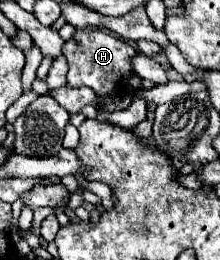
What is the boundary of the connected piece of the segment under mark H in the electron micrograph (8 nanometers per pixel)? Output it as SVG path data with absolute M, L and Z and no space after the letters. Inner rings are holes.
M78 30L72 40L68 40L62 48L68 58L68 84L70 86L88 86L98 96L114 96L124 94L124 78L132 74L132 56L138 54L132 44L102 32L102 30Z

